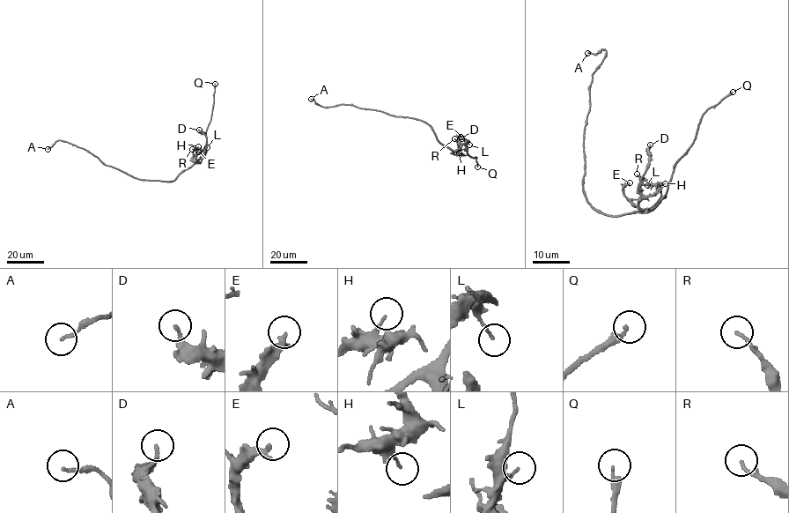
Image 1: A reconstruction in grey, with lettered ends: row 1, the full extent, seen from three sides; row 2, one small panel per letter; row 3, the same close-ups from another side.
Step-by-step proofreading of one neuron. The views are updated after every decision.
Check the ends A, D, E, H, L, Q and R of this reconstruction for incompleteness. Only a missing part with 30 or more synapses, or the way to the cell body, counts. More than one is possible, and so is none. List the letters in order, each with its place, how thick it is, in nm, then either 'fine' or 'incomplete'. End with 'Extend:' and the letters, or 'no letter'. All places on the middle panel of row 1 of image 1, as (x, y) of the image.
A: at (311, 99); 120 nm thick; fine
D: at (461, 138); 180 nm thick; fine
E: at (460, 137); 260 nm thick; fine
H: at (459, 152); 110 nm thick; fine
L: at (469, 144); 120 nm thick; fine
Q: at (477, 167); 260 nm thick; incomplete
R: at (454, 138); 130 nm thick; fine
Extend: Q

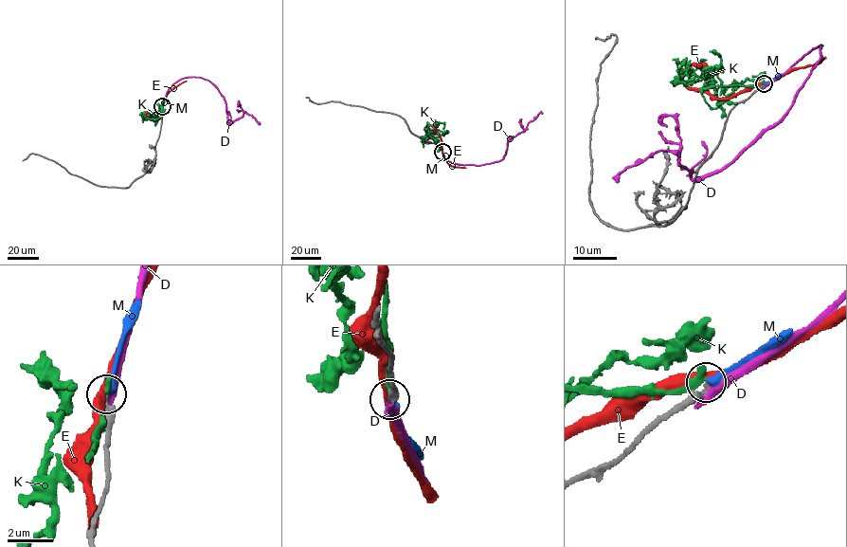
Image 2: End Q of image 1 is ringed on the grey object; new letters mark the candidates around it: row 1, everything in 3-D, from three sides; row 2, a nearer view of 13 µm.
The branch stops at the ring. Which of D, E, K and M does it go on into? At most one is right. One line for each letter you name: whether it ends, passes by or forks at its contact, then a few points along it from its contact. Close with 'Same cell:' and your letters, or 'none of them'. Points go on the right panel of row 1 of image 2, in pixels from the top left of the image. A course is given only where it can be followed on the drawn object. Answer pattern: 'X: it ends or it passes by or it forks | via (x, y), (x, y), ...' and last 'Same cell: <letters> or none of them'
M: it ends | via (764, 84), (781, 74)
Same cell: M

